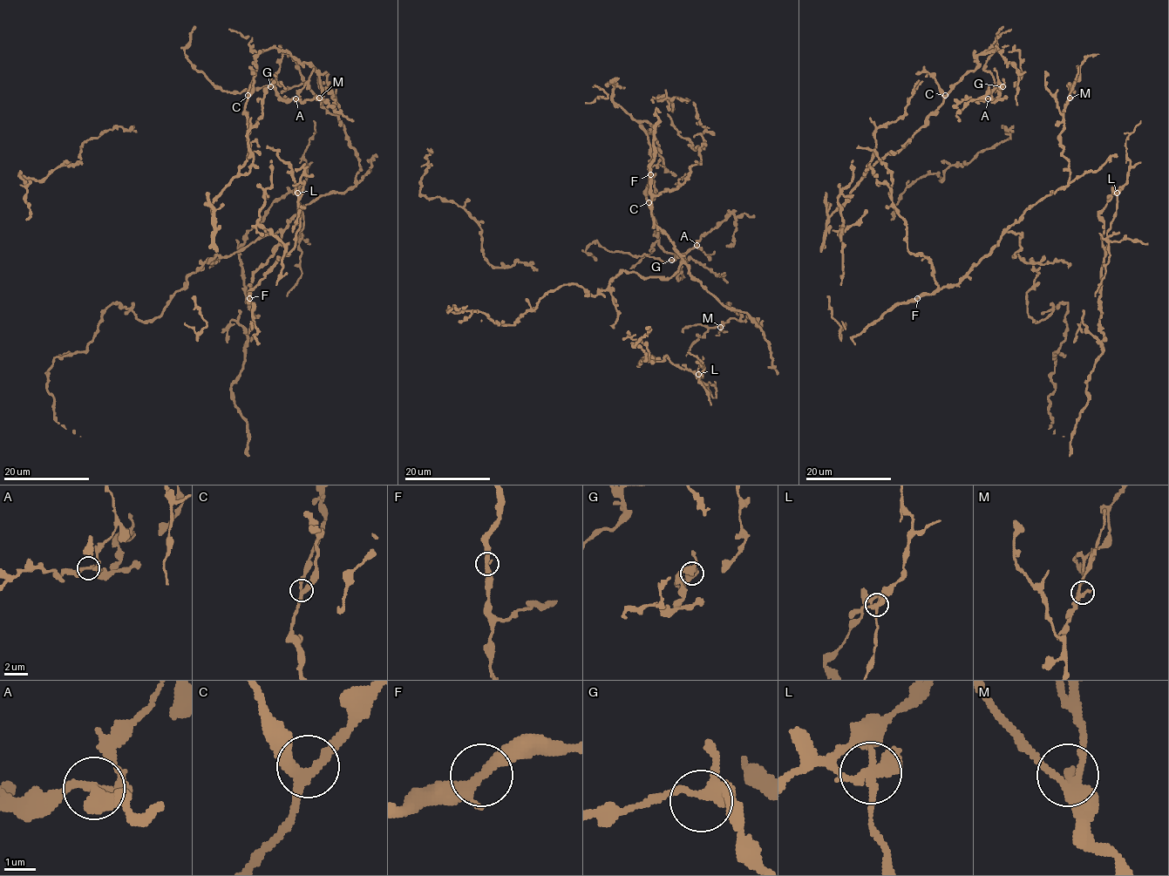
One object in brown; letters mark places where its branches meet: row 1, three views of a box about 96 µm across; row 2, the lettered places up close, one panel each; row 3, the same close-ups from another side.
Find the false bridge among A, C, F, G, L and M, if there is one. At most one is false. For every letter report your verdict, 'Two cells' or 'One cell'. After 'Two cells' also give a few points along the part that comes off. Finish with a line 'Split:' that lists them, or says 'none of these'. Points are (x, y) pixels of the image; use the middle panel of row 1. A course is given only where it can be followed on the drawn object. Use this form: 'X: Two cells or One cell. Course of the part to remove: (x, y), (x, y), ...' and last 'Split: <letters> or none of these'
A: One cell
C: One cell
F: One cell
G: One cell
L: Two cells. Course of the part to remove: (699, 374), (704, 372), (704, 368), (700, 365), (702, 367), (702, 363), (687, 351)
M: One cell
Split: L

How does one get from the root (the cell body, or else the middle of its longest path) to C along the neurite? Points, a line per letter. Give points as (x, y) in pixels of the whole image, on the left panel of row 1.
C: (253, 154), (250, 170), (241, 174), (240, 169), (250, 151), (248, 118), (245, 112), (248, 95)

